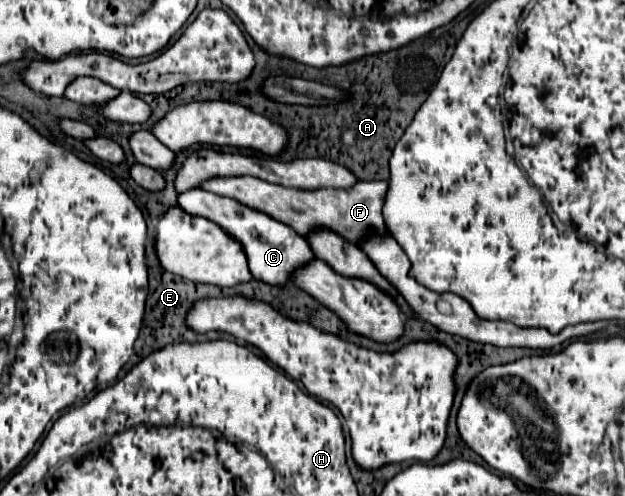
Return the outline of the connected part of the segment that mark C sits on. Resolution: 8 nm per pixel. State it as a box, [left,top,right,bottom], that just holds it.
[179,189,315,287]

